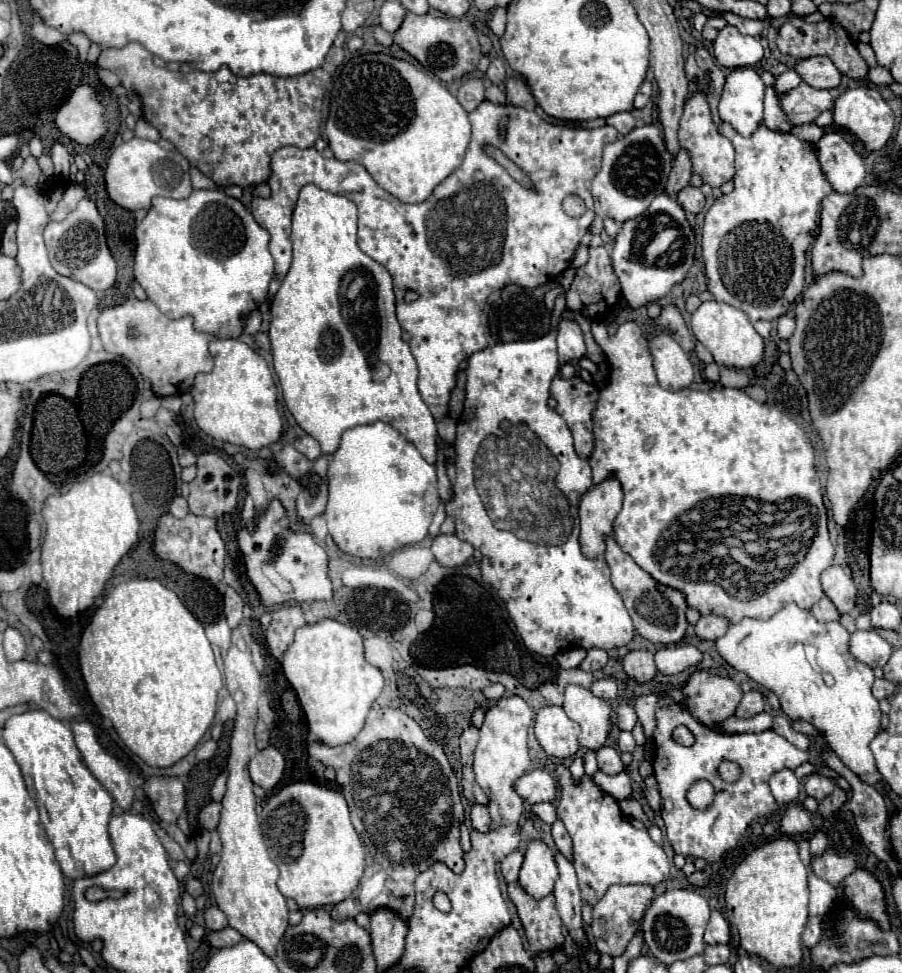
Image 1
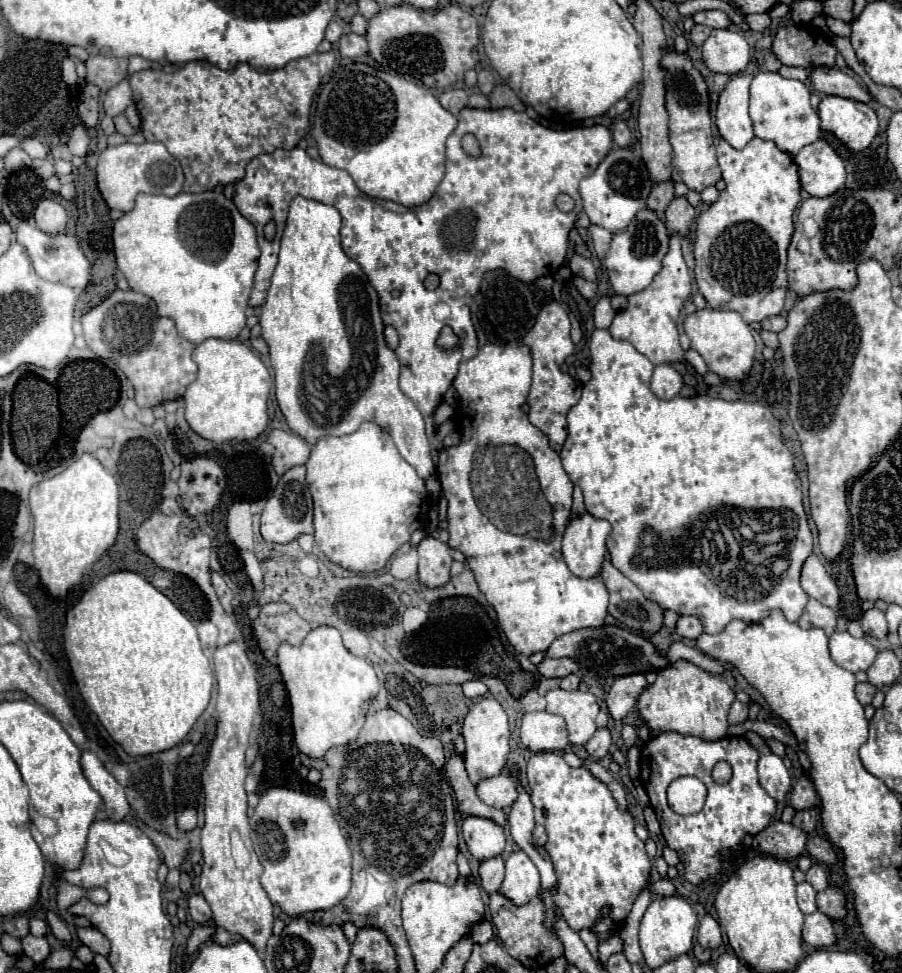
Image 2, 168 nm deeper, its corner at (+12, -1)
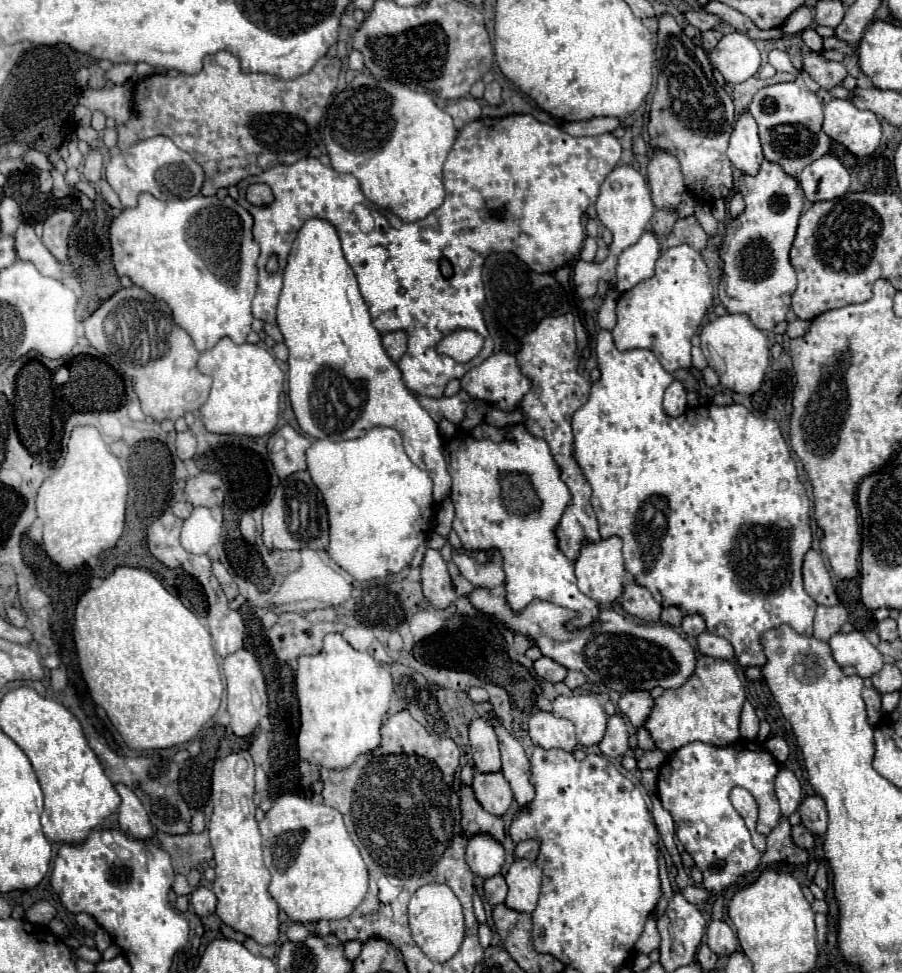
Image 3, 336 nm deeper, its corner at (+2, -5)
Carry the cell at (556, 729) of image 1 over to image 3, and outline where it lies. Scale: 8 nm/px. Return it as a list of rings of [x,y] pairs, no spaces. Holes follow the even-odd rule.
[[[536,712],[528,722],[528,734],[532,742],[544,750],[560,748],[572,752],[578,746],[574,724],[566,718],[556,718],[550,712]]]

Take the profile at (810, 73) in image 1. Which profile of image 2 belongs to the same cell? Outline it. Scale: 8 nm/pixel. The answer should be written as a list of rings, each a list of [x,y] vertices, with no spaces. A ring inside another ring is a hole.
[[[814,68],[810,72],[810,80],[812,80],[812,88],[822,94],[834,94],[834,96],[842,96],[858,102],[874,100],[874,96],[864,86],[860,86],[856,78],[852,78],[850,74],[844,74],[838,68]]]

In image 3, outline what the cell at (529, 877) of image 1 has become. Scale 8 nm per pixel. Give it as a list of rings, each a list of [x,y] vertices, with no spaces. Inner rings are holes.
[[[526,858],[516,860],[506,872],[506,882],[508,896],[504,904],[518,912],[534,912],[542,884],[542,870],[538,864]]]

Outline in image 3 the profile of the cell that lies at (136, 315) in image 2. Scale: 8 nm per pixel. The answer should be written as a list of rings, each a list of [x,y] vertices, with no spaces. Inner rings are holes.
[[[138,286],[122,288],[112,298],[108,298],[88,320],[84,320],[84,328],[86,328],[88,342],[110,360],[110,366],[116,370],[122,370],[124,374],[130,376],[134,390],[140,398],[144,414],[152,416],[156,422],[166,420],[166,418],[178,420],[186,412],[198,410],[208,400],[212,380],[210,380],[210,376],[204,376],[196,368],[200,352],[194,348],[194,342],[188,336],[188,332],[172,320],[168,304],[154,298],[146,290],[142,290]]]

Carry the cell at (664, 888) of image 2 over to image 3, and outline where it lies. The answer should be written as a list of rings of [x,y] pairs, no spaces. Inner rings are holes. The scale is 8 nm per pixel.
[[[686,886],[686,888],[682,890],[682,896],[684,896],[688,902],[698,904],[698,902],[702,902],[702,900],[708,898],[708,892],[702,890],[702,888],[698,888],[698,886]]]

